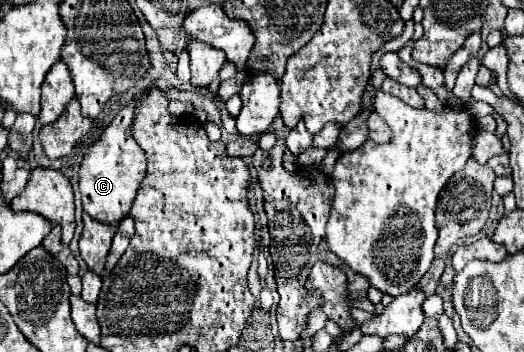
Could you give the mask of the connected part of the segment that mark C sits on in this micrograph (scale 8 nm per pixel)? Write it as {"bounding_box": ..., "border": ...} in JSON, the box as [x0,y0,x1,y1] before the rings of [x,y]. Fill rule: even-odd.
{"bounding_box":[79,90,149,224],"border":[[[149,90],[137,92],[135,98],[113,118],[113,122],[103,130],[99,140],[93,142],[87,154],[83,156],[79,168],[79,190],[83,196],[83,210],[91,218],[99,218],[99,222],[117,224],[123,216],[127,216],[133,198],[145,178],[145,154],[141,146],[133,140],[131,122],[135,116],[135,106],[139,106],[141,98],[147,94]]]}

